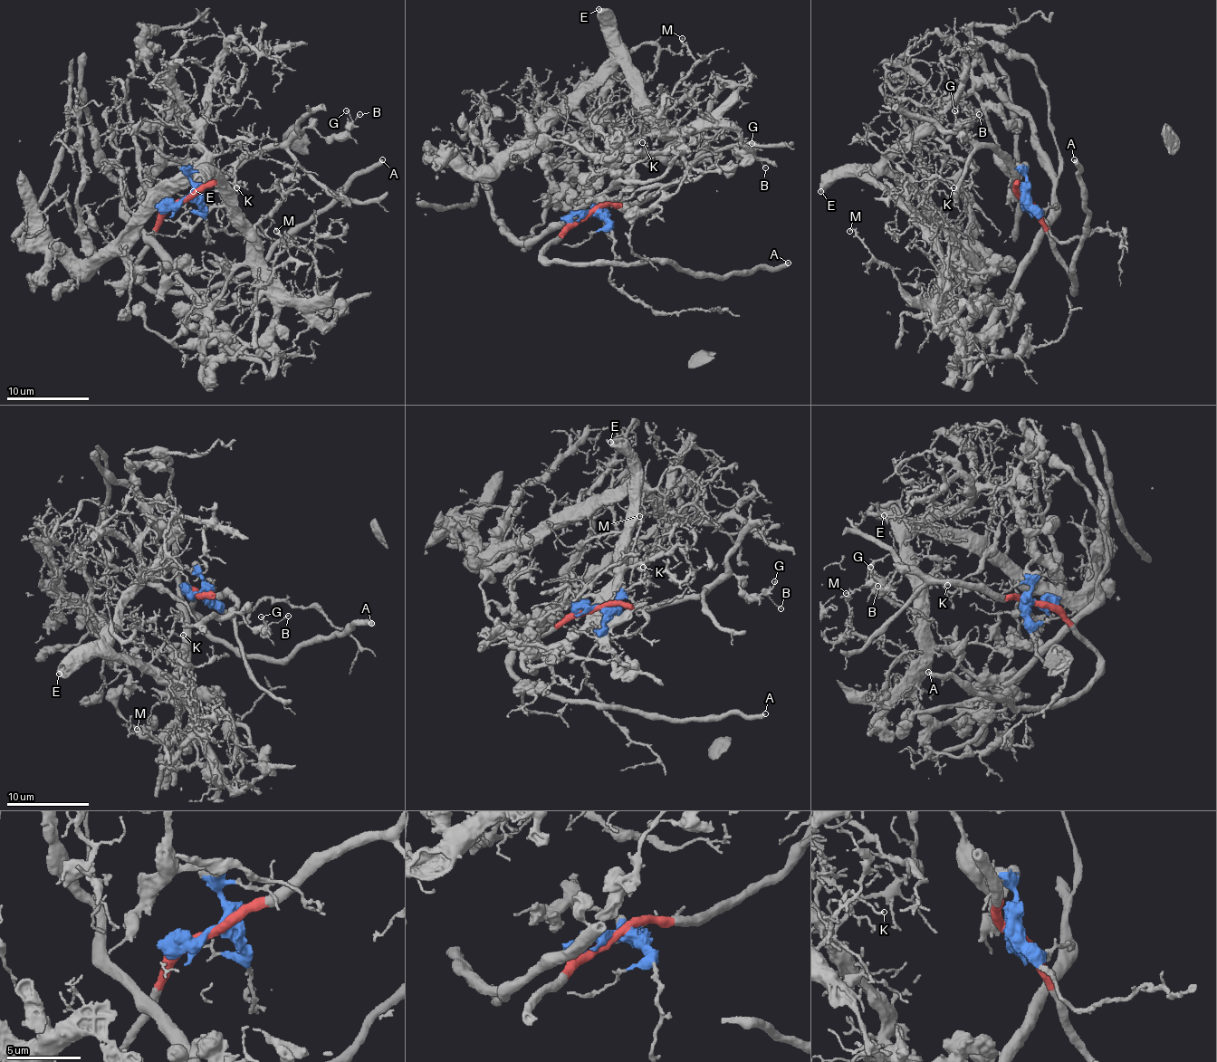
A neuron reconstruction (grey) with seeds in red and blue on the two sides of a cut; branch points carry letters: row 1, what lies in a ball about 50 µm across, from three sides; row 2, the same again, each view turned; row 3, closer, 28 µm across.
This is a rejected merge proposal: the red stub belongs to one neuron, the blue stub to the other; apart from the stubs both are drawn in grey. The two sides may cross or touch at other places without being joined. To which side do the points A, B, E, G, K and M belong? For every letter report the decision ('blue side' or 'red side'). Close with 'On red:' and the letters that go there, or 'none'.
A: red side
B: red side
E: blue side
G: red side
K: blue side
M: blue side
On red: A, B, G

